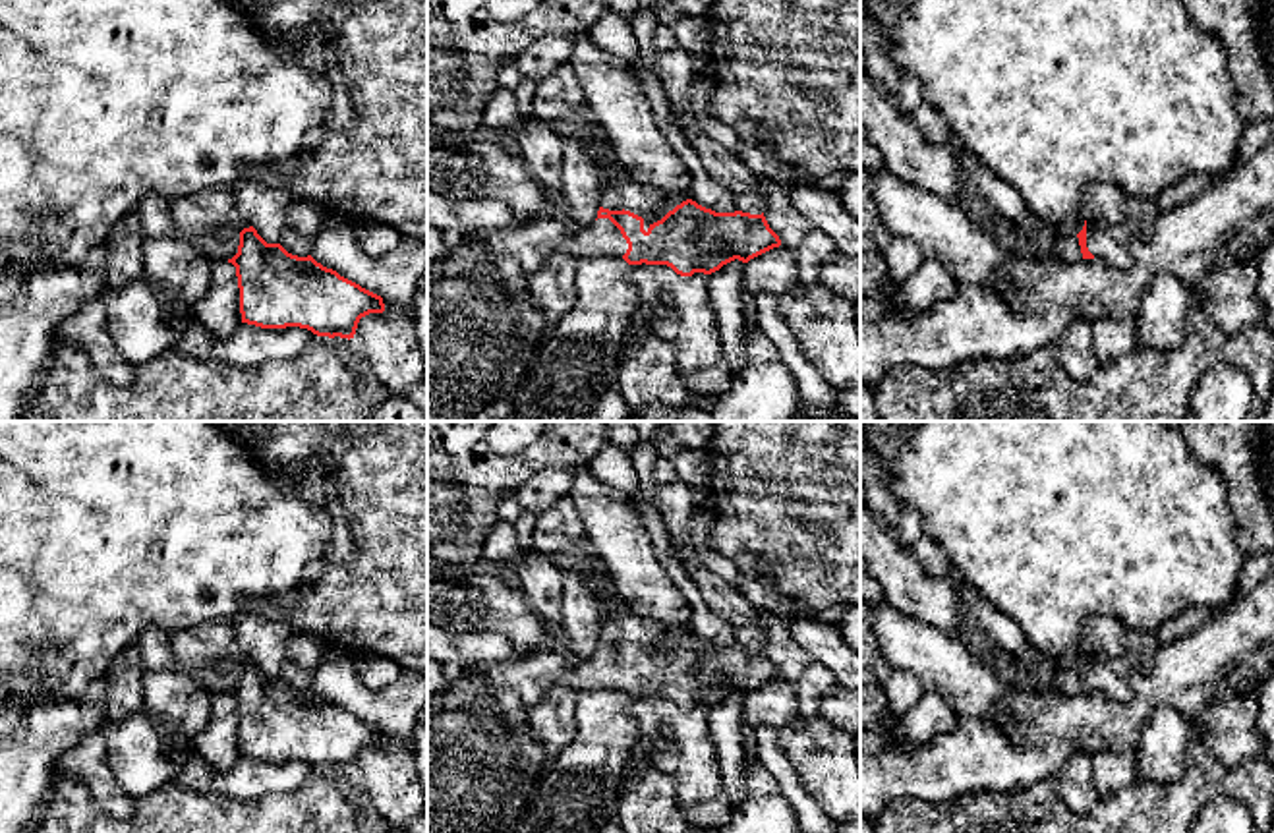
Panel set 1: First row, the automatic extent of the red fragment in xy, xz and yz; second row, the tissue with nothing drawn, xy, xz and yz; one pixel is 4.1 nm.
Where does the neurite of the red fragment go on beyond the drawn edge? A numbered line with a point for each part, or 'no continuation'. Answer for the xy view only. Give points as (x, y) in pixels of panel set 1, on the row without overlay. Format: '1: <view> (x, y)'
no continuation

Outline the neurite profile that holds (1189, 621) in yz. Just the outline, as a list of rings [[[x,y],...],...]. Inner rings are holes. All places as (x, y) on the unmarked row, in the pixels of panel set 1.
[[[1189,609],[1181,613],[1179,617],[1164,622],[1156,632],[1156,644],[1158,646],[1170,646],[1181,638],[1191,636],[1201,626],[1204,626],[1212,617],[1216,617],[1220,611],[1212,609]]]

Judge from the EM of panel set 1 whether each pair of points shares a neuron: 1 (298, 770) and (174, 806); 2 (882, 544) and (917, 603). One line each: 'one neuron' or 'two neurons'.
1: two neurons
2: one neuron

